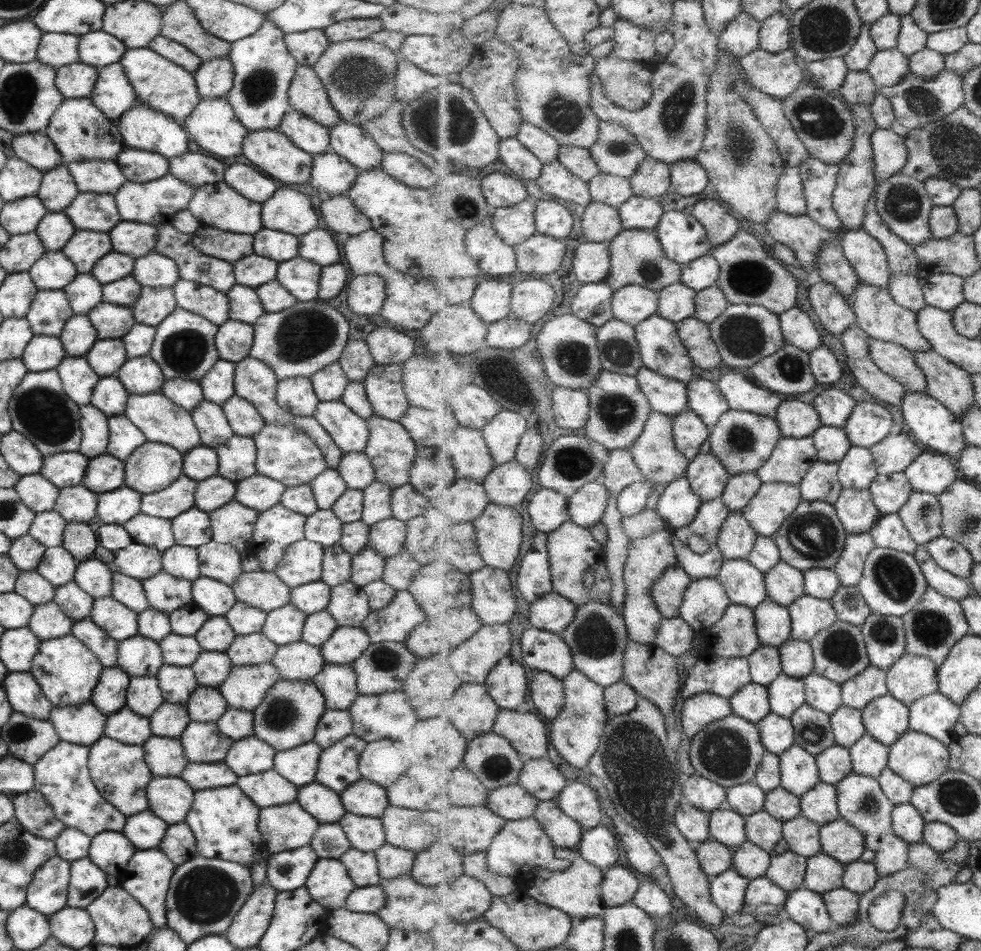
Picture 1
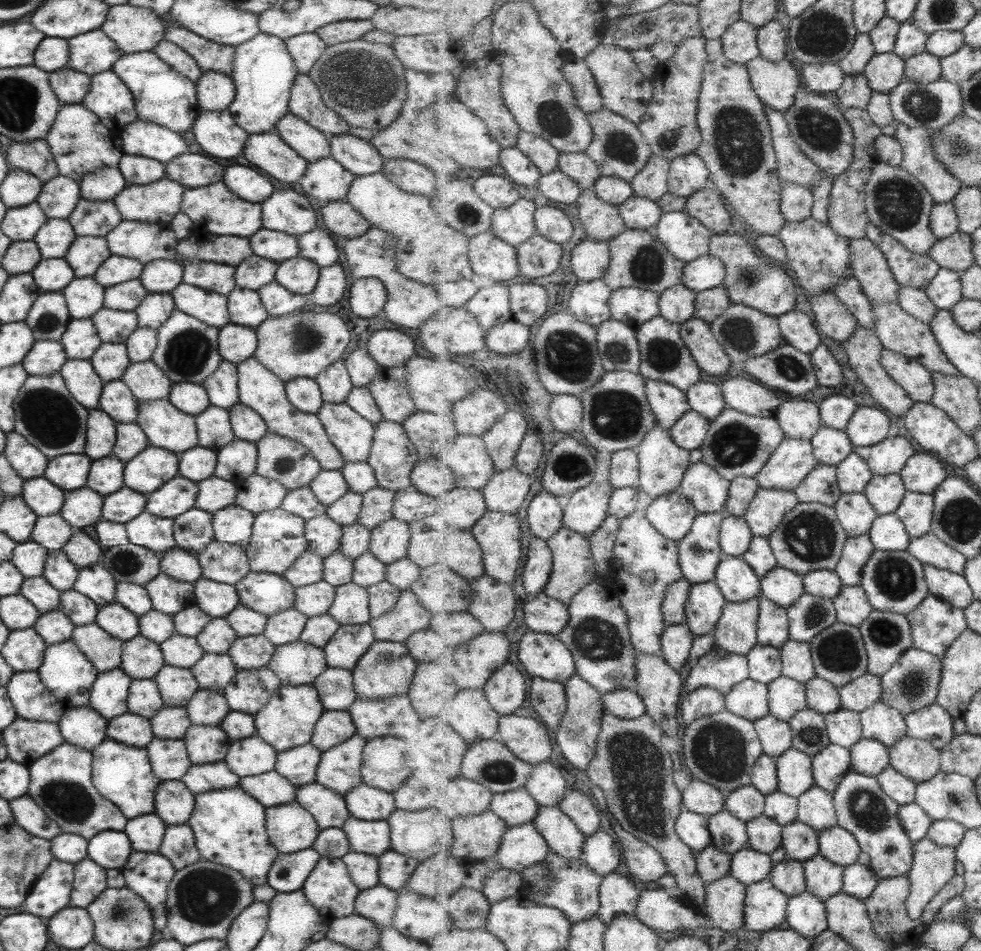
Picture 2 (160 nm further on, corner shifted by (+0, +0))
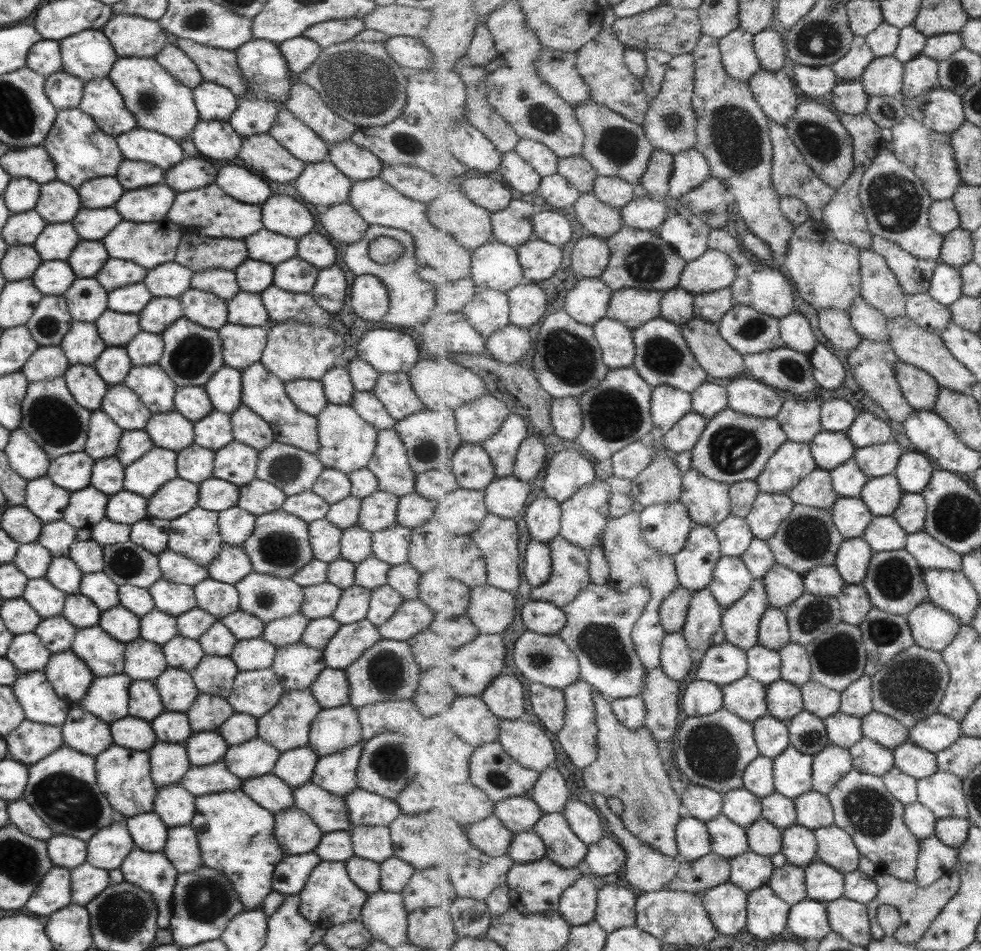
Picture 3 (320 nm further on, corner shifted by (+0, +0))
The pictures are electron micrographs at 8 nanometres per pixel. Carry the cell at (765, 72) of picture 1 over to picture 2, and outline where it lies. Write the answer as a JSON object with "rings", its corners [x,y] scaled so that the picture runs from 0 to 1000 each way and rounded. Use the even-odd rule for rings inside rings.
{"rings":[[[773,59],[761,67],[761,72],[768,94],[779,110],[798,120],[808,113],[818,82],[814,82],[814,74],[804,63],[788,65]]]}

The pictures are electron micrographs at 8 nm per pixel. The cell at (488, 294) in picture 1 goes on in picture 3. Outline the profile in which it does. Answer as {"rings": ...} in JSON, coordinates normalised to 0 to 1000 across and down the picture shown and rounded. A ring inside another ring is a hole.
{"rings":[[[489,304],[471,329],[495,356],[522,340],[518,308],[510,305]]]}

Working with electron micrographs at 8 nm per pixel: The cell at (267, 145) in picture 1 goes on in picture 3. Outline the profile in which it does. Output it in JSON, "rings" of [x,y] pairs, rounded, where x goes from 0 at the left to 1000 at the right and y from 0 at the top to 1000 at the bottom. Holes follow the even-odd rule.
{"rings":[[[272,140],[248,144],[242,164],[256,181],[266,181],[269,189],[278,191],[301,189],[309,179],[309,170],[297,164]]]}

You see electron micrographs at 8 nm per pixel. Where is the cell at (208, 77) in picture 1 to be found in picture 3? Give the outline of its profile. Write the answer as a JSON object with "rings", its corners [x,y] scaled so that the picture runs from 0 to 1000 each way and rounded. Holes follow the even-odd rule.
{"rings":[[[206,85],[196,94],[196,101],[204,126],[232,127],[243,110],[233,94],[218,86]]]}

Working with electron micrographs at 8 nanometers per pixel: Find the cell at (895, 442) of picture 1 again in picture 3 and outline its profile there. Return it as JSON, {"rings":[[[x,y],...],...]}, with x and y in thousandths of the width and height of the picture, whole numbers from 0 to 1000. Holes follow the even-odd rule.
{"rings":[[[914,465],[890,467],[890,469],[874,471],[872,483],[878,495],[887,503],[905,501],[913,496],[918,479],[923,477]]]}

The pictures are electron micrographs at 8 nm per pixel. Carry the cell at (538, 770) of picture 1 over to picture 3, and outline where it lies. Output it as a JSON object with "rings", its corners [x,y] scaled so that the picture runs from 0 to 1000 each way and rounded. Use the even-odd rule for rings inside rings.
{"rings":[[[564,805],[550,813],[550,818],[547,819],[539,836],[547,842],[555,855],[574,855],[579,848],[582,831],[576,819],[570,810],[564,810]]]}

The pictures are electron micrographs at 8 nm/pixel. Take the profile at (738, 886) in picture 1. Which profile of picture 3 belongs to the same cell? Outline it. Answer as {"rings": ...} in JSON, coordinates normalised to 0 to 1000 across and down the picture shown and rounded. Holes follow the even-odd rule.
{"rings":[[[745,926],[715,940],[723,965],[735,982],[751,982],[762,975],[762,937]]]}

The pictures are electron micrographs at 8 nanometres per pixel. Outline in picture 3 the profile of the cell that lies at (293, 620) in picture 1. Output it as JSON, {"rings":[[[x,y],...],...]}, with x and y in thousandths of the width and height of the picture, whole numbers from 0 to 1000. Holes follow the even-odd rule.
{"rings":[[[301,645],[291,650],[283,650],[269,655],[266,671],[280,681],[306,675],[314,652],[307,646]]]}

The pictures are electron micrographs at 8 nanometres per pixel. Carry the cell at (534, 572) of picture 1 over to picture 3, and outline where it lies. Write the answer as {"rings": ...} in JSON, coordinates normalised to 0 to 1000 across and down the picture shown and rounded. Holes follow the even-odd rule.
{"rings":[[[541,568],[537,572],[535,586],[535,608],[539,615],[548,617],[562,608],[564,584],[560,572]]]}

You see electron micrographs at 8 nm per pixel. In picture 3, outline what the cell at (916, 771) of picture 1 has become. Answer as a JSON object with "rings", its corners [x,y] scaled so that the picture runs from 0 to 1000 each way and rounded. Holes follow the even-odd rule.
{"rings":[[[928,778],[910,788],[910,793],[913,795],[912,805],[936,820],[951,816],[956,811],[954,792],[947,791],[947,788],[939,787]]]}

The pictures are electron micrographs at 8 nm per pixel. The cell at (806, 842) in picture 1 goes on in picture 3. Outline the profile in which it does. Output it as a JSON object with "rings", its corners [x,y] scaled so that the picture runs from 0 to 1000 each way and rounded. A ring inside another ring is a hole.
{"rings":[[[810,865],[799,874],[799,891],[797,897],[804,907],[823,912],[834,904],[834,883],[829,872]]]}

